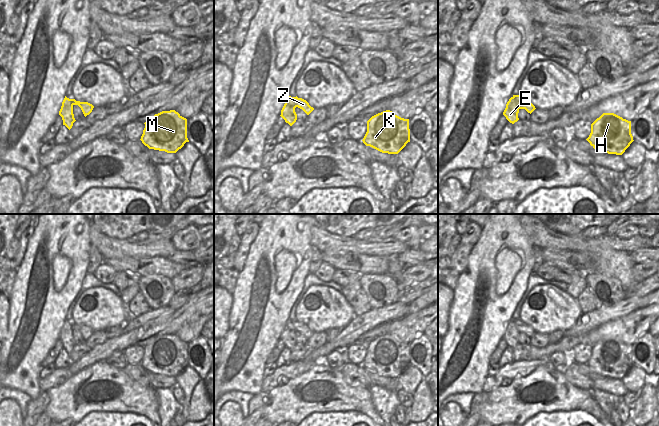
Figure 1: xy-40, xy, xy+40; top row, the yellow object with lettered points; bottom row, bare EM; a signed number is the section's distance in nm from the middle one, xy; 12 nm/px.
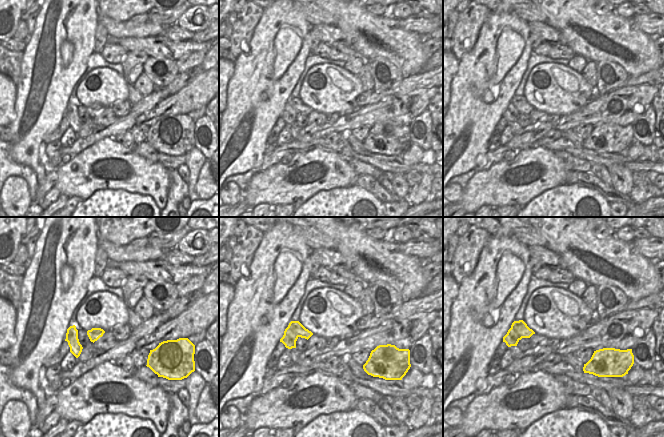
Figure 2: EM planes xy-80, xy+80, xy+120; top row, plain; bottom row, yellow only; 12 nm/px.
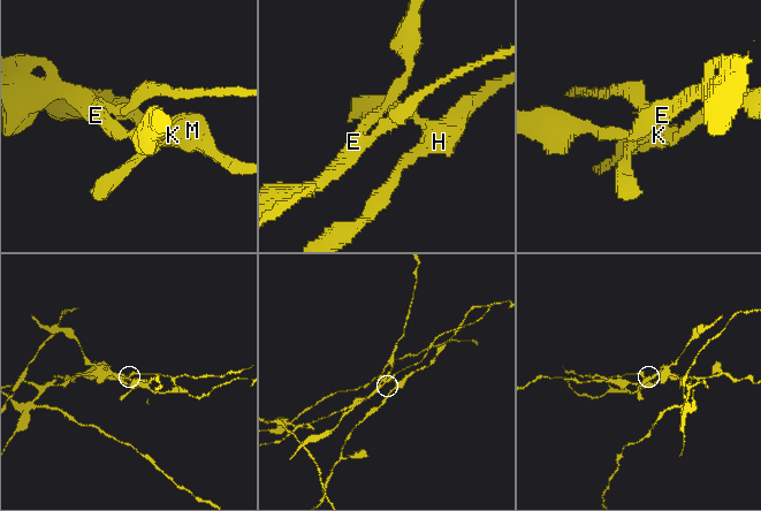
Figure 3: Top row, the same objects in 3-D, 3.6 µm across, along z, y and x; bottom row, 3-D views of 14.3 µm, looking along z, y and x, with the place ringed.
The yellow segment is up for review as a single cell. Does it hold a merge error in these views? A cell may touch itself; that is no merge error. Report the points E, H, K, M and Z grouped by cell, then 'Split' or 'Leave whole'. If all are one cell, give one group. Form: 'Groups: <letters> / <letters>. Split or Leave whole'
Groups: E / H K M Z. Split.

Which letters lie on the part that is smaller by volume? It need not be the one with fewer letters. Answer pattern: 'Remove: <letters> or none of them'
Remove: E.

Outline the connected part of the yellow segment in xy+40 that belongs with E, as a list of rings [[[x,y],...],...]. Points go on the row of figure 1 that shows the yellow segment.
[[[511,97],[506,104],[506,108],[503,112],[503,115],[510,123],[514,124],[519,120],[519,109],[520,108],[518,107],[516,100],[514,99],[514,97]]]

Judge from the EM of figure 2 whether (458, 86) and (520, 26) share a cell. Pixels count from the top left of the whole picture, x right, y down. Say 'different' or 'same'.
same

